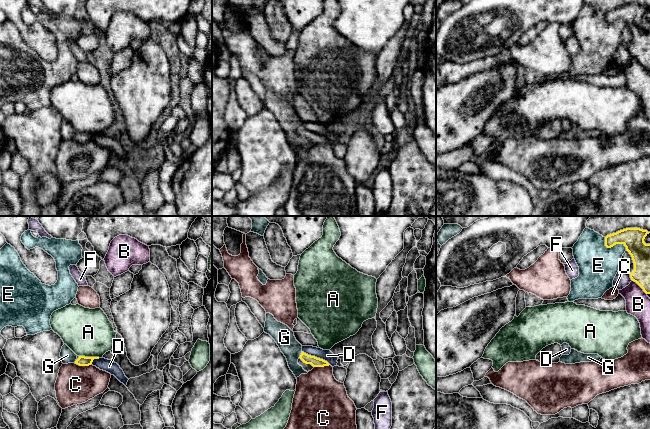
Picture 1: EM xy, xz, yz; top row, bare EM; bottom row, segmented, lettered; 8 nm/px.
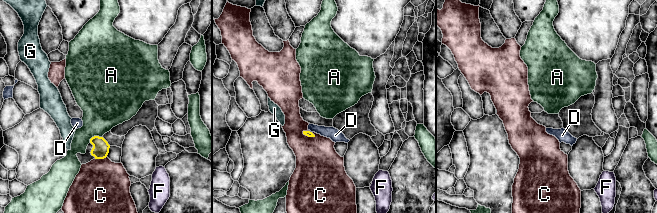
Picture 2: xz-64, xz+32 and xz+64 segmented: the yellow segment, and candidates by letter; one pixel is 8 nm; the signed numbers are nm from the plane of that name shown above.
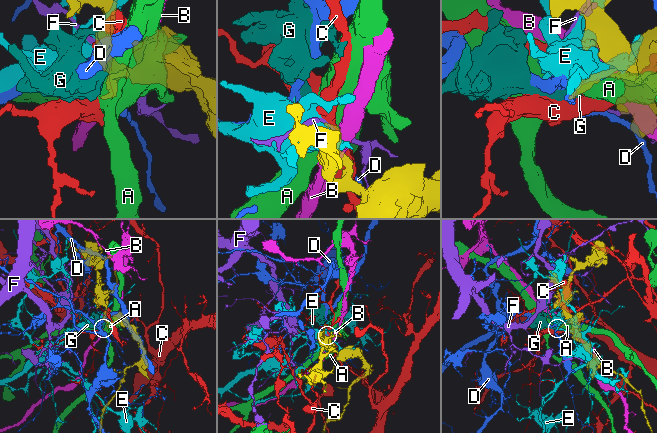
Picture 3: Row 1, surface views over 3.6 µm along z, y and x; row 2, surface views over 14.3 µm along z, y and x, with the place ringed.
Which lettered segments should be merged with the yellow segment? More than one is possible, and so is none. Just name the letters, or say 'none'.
G

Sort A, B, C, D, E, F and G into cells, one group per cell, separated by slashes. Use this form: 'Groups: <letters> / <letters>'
Groups: A / B / C / D / E / F / G

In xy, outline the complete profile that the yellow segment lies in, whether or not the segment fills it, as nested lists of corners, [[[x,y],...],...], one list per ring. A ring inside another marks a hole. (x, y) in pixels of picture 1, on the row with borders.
[[[66,344],[62,346],[60,357],[63,364],[75,363],[79,366],[89,366],[94,359],[99,359],[99,357],[78,357]]]

